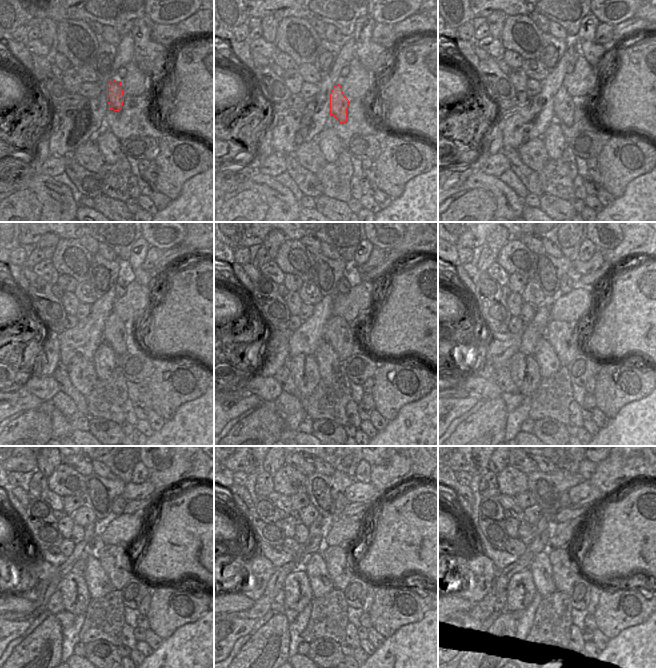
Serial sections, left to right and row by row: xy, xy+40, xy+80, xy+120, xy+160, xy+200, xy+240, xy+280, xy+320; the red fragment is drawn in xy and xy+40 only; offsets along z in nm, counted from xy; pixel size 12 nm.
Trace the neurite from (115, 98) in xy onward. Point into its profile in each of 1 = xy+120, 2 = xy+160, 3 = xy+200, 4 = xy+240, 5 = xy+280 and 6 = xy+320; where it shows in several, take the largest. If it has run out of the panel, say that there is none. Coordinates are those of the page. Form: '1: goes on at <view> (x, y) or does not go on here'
1: goes on at xy+120 (115, 332)
2: goes on at xy+160 (340, 335)
3: goes on at xy+200 (562, 336)
4: goes on at xy+240 (113, 558)
5: goes on at xy+280 (336, 558)
6: goes on at xy+320 (564, 574)

